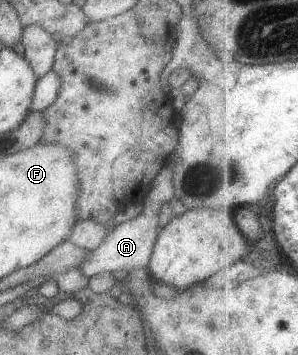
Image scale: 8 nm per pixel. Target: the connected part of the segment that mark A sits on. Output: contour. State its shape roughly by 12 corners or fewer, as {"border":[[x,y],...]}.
{"border":[[156,213],[110,224],[78,271],[146,267],[159,235]]}

